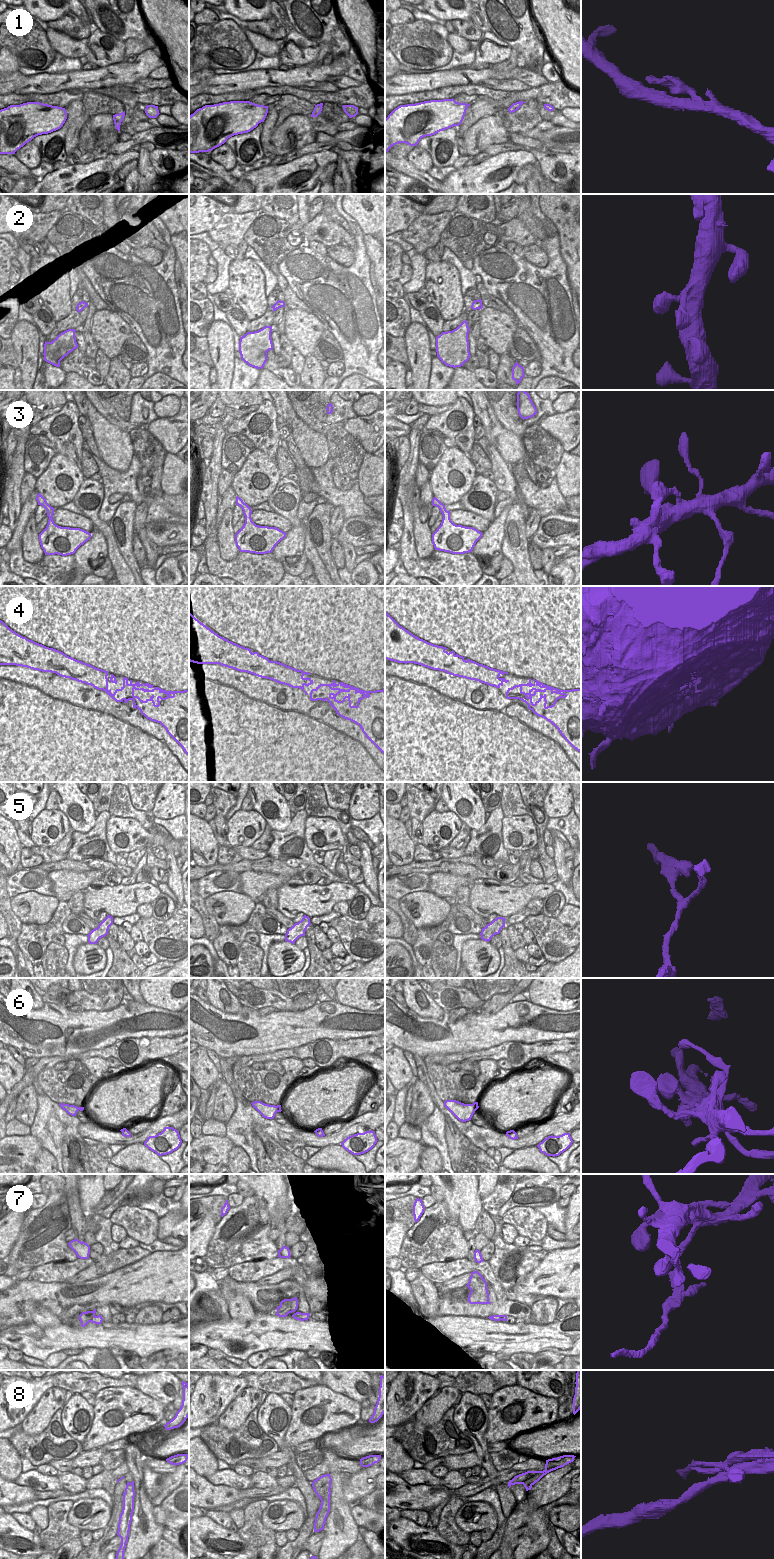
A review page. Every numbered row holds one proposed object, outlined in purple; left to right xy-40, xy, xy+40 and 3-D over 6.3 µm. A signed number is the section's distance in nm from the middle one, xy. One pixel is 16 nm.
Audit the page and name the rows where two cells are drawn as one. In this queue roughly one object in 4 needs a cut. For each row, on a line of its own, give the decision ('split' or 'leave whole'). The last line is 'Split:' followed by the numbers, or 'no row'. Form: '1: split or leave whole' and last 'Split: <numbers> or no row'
1: leave whole
2: leave whole
3: leave whole
4: leave whole
5: leave whole
6: leave whole
7: split
8: split
Split: 7, 8

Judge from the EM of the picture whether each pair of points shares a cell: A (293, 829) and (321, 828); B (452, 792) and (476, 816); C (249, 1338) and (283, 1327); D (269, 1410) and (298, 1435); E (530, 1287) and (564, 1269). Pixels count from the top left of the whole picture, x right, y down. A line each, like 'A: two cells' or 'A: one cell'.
A: two cells
B: one cell
C: one cell
D: two cells
E: one cell

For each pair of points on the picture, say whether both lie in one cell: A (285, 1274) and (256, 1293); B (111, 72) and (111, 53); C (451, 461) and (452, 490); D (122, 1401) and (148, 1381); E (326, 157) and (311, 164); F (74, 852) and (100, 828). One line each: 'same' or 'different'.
A: different
B: different
C: same
D: different
E: same
F: same

